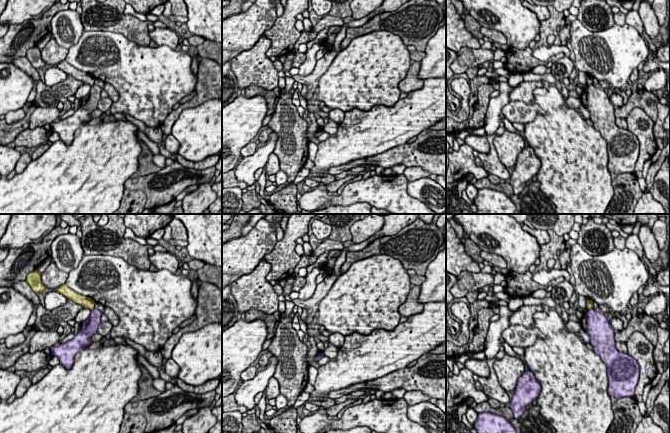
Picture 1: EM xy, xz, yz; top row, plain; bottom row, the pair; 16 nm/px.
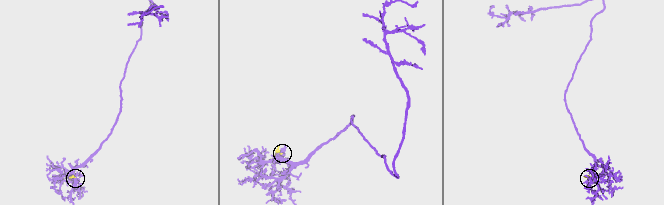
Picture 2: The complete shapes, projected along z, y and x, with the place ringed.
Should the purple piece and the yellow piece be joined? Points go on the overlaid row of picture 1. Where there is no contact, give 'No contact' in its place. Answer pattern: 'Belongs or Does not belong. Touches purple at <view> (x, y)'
Does not belong. Touches purple at xy (92, 309)

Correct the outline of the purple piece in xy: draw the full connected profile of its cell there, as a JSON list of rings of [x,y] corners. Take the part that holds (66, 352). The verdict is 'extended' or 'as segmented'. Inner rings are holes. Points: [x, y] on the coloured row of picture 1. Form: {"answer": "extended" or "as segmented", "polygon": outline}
{"answer": "as segmented", "polygon": [[[95,308],[92,309],[90,317],[82,325],[80,331],[73,339],[50,348],[52,354],[58,357],[60,364],[62,364],[66,369],[72,367],[75,355],[85,346],[91,344],[91,337],[98,333],[97,329],[101,323],[101,315],[101,311]]]}

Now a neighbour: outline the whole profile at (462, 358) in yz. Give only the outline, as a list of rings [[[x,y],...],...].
[[[484,351],[478,352],[473,354],[472,356],[468,356],[467,354],[460,354],[458,357],[455,358],[455,361],[460,362],[464,364],[469,359],[478,359],[478,360],[484,360],[486,359],[486,355]]]

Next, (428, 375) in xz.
[[[446,353],[423,354],[414,366],[368,381],[366,386],[375,386],[385,393],[397,388],[421,391],[431,398],[446,401]]]

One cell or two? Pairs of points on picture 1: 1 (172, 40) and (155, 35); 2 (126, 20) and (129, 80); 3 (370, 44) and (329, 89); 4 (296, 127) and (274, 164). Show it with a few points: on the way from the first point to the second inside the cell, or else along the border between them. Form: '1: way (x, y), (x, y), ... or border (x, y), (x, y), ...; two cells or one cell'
1: way (168, 37), (159, 35); one cell
2: border (105, 30), (119, 32), (140, 45), (148, 46); two cells
3: way (360, 55), (340, 78); one cell
4: border (273, 152), (278, 159), (280, 168); two cells

